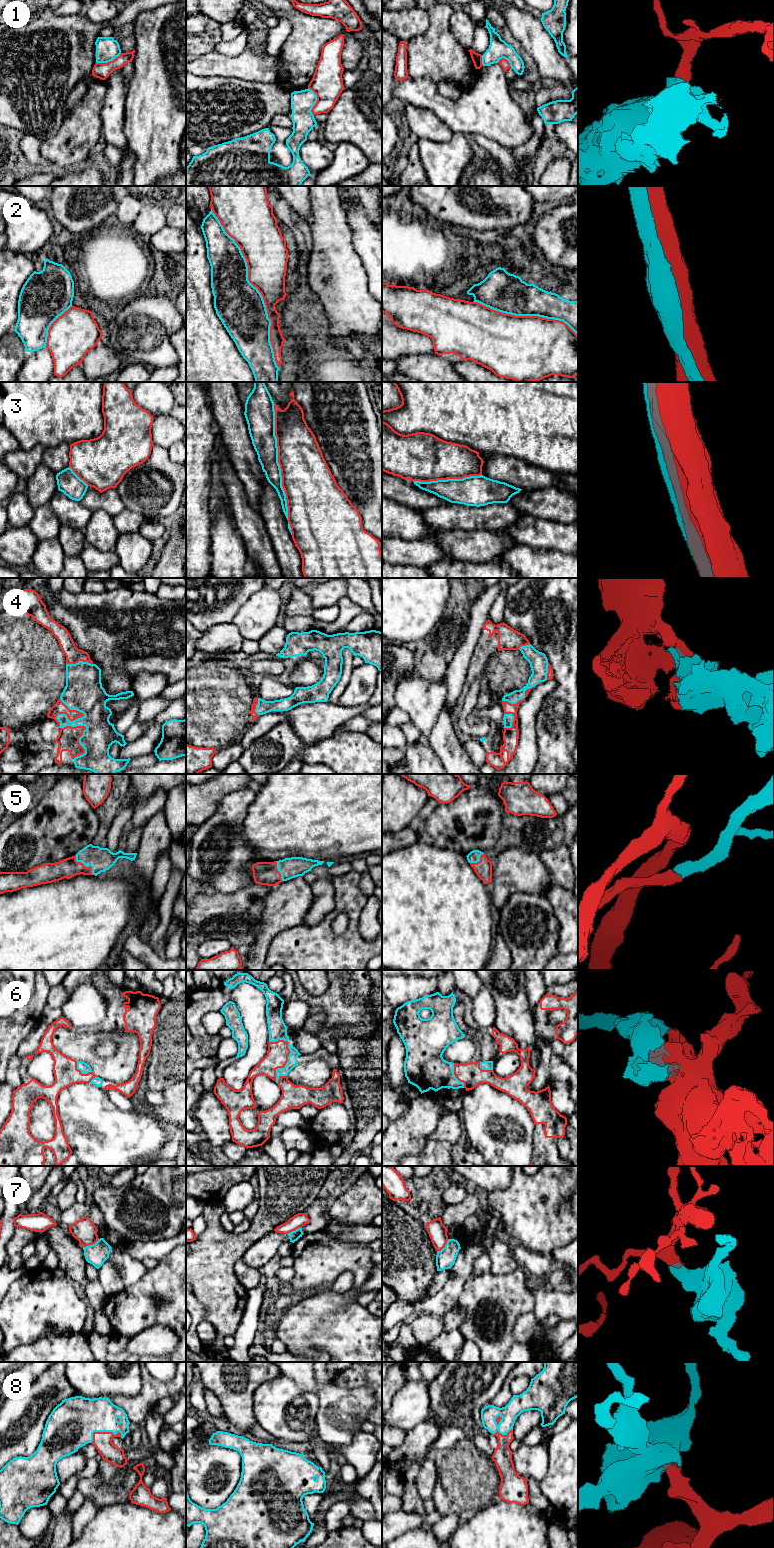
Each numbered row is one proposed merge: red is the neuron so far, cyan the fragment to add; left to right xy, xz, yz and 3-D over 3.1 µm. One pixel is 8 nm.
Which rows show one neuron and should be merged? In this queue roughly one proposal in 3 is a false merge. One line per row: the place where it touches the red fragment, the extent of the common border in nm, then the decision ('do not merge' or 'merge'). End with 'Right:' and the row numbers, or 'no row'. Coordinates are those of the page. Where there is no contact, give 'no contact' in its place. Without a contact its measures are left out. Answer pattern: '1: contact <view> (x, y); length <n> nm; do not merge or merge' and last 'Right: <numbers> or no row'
1: contact xz (317, 101); length 240 nm; do not merge
2: contact xz (256, 287); length 1400 nm; do not merge
3: contact xz (278, 461); length 950 nm; do not merge
4: contact xy (59, 725); length 500 nm; merge
5: contact xy (85, 866); length 220 nm; merge
6: contact xz (285, 1064); length 340 nm; merge
7: contact xy (91, 1244); length 150 nm; do not merge
8: contact xy (103, 1432); length 260 nm; merge
Right: 4, 5, 6, 8

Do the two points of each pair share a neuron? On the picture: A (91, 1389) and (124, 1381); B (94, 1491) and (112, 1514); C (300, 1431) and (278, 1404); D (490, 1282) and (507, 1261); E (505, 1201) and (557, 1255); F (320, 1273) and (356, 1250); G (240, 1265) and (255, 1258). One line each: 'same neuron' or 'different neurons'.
A: same neuron
B: different neurons
C: same neuron
D: different neurons
E: different neurons
F: same neuron
G: different neurons

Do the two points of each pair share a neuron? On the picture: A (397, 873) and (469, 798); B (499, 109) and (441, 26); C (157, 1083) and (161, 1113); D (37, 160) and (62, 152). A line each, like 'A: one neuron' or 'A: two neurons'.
A: two neurons
B: two neurons
C: two neurons
D: two neurons

